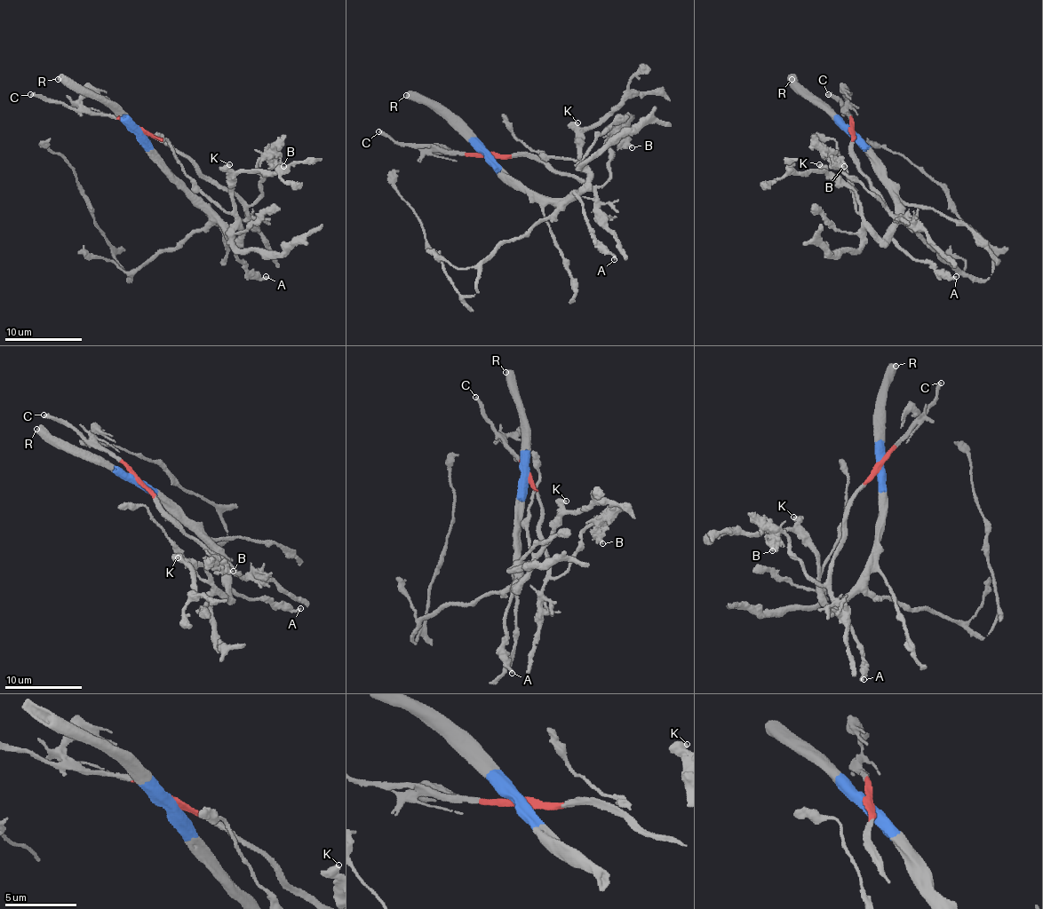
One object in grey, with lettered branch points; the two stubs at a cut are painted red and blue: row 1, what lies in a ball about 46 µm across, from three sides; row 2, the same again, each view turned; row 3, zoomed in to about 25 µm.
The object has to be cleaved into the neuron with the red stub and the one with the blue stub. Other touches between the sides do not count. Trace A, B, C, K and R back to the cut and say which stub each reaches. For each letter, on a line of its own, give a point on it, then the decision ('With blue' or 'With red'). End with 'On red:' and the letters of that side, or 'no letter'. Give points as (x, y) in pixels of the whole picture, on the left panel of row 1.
A: Place: (266, 276). With blue
B: Place: (283, 166). With red
C: Place: (30, 94). With red
K: Place: (229, 164). With blue
R: Place: (58, 79). With blue
On red: B, C

